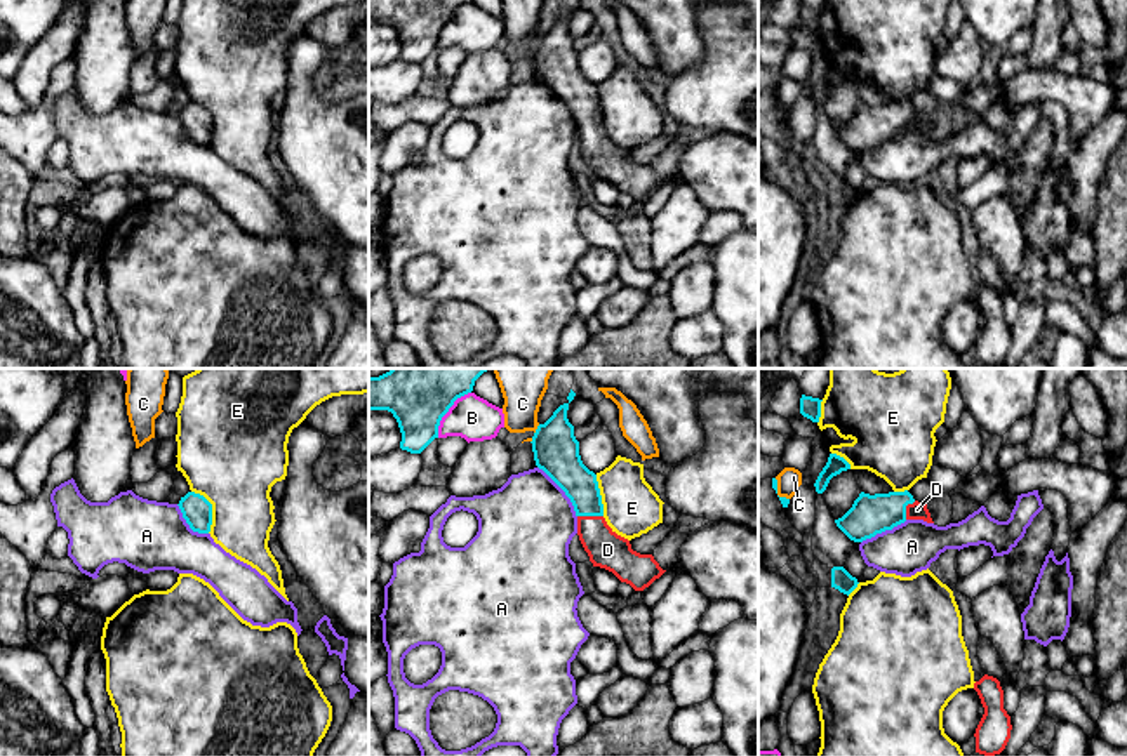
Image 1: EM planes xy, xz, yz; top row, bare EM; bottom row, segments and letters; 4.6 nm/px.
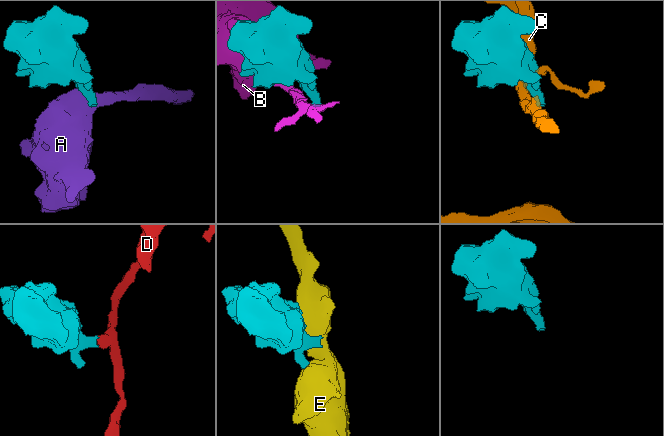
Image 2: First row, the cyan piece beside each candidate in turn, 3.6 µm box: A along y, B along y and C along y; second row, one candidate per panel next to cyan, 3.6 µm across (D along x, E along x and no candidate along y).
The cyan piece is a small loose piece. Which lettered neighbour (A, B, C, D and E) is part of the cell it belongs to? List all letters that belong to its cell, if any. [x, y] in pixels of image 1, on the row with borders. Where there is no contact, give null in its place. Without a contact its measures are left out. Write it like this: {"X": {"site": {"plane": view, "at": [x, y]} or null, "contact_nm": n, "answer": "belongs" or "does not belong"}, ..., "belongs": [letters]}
{"A": {"site": {"plane": "xz", "at": [564, 490]}, "contact_nm": 300, "answer": "does not belong"}, "B": {"site": {"plane": "xz", "at": [447, 411]}, "contact_nm": 260, "answer": "does not belong"}, "C": {"site": {"plane": "xz", "at": [536, 430]}, "contact_nm": 50, "answer": "does not belong"}, "D": {"site": {"plane": "xz", "at": [590, 515]}, "contact_nm": 120, "answer": "belongs"}, "E": {"site": {"plane": "xy", "at": [211, 510]}, "contact_nm": 220, "answer": "does not belong"}, "belongs": ["D"]}

